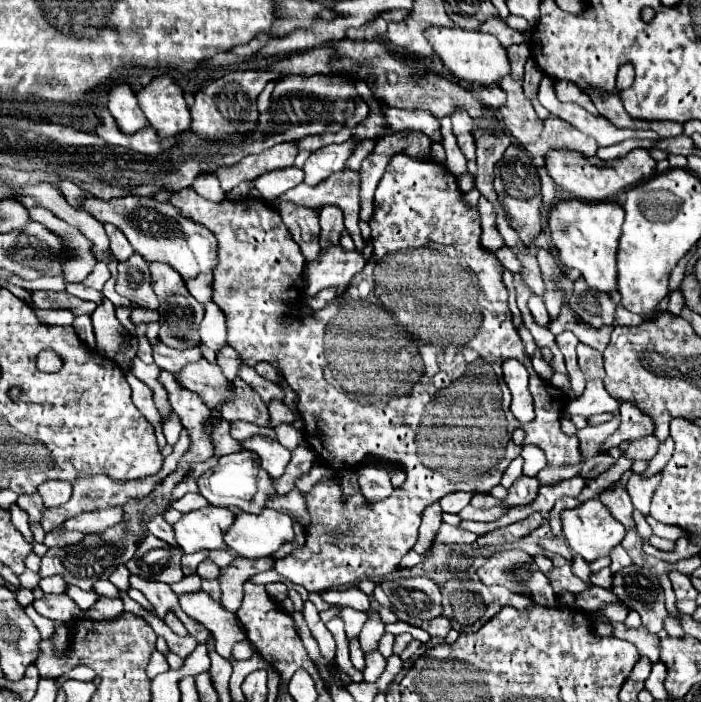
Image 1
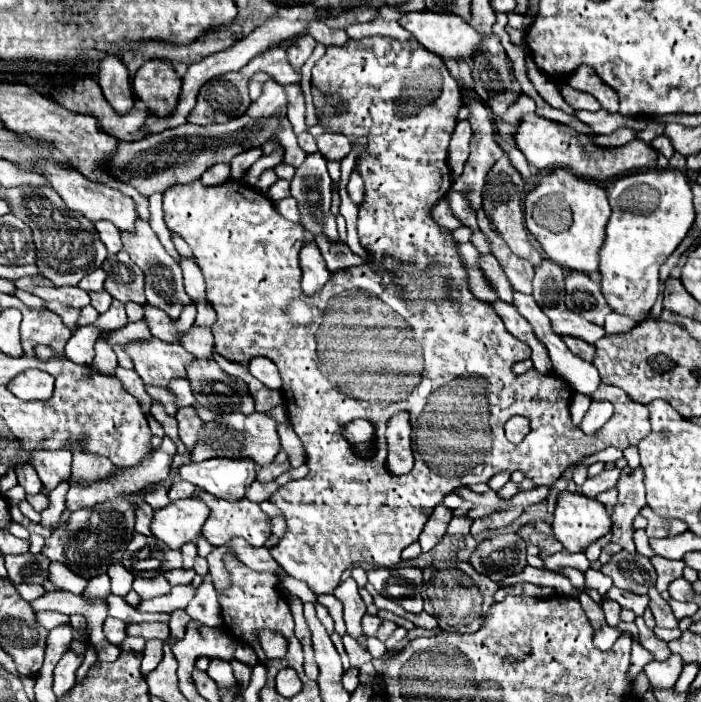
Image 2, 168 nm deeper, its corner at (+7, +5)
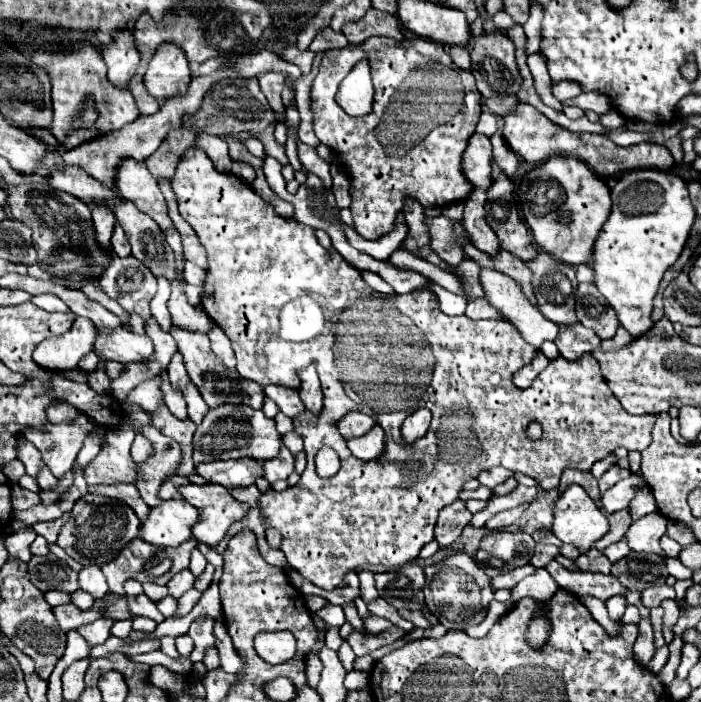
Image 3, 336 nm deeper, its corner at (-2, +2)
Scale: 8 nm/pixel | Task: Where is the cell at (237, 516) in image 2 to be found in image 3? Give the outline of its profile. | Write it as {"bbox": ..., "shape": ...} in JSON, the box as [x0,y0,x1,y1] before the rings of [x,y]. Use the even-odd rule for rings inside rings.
{"bbox":[178,484,244,546],"shape":[[[188,484],[180,486],[178,492],[198,510],[198,522],[192,526],[192,536],[208,546],[216,546],[224,538],[228,526],[244,516],[242,502],[232,498],[220,484]]]}

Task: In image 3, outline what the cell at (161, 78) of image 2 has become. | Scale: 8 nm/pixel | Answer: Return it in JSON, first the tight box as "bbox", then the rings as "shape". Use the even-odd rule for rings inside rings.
{"bbox":[144,44,192,100],"shape":[[[162,44],[154,52],[144,74],[144,84],[148,92],[158,100],[166,100],[186,92],[190,80],[192,72],[188,60],[184,56],[184,50],[176,44]]]}

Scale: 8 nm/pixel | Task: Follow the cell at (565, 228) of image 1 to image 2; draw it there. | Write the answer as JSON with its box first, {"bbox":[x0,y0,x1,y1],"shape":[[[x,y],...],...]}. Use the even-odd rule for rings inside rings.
{"bbox":[525,169,611,275],"shape":[[[555,169],[545,175],[525,197],[527,229],[541,243],[545,255],[557,265],[563,265],[563,269],[567,267],[587,275],[599,271],[599,251],[603,247],[609,215],[611,207],[605,189],[597,183],[583,181],[565,169]]]}

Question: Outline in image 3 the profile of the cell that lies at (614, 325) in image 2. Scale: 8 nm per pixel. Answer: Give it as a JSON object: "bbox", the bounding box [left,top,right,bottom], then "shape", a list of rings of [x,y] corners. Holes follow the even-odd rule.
{"bbox":[600,328,632,350],"shape":[[[618,328],[618,332],[616,332],[616,336],[614,338],[610,338],[610,340],[604,340],[602,344],[600,344],[600,348],[610,348],[610,350],[614,350],[614,348],[622,348],[622,346],[626,346],[626,344],[630,344],[632,342],[632,336],[628,336],[628,330],[626,328]]]}

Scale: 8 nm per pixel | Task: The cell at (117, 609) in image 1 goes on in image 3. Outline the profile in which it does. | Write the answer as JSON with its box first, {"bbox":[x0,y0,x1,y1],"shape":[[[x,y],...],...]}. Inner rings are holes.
{"bbox":[132,618,156,634],"shape":[[[134,618],[134,620],[132,620],[132,630],[150,634],[150,632],[156,630],[156,622],[154,622],[154,620],[148,620],[148,618]]]}

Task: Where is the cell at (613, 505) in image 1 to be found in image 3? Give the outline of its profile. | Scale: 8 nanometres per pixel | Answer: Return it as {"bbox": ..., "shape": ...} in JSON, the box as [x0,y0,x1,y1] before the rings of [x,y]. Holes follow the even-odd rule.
{"bbox":[602,474,644,514],"shape":[[[632,474],[630,478],[626,480],[620,480],[616,482],[610,490],[606,490],[602,494],[602,506],[606,510],[606,514],[612,514],[612,512],[618,512],[622,508],[628,508],[630,500],[636,496],[636,486],[638,482],[644,482],[640,474]]]}

